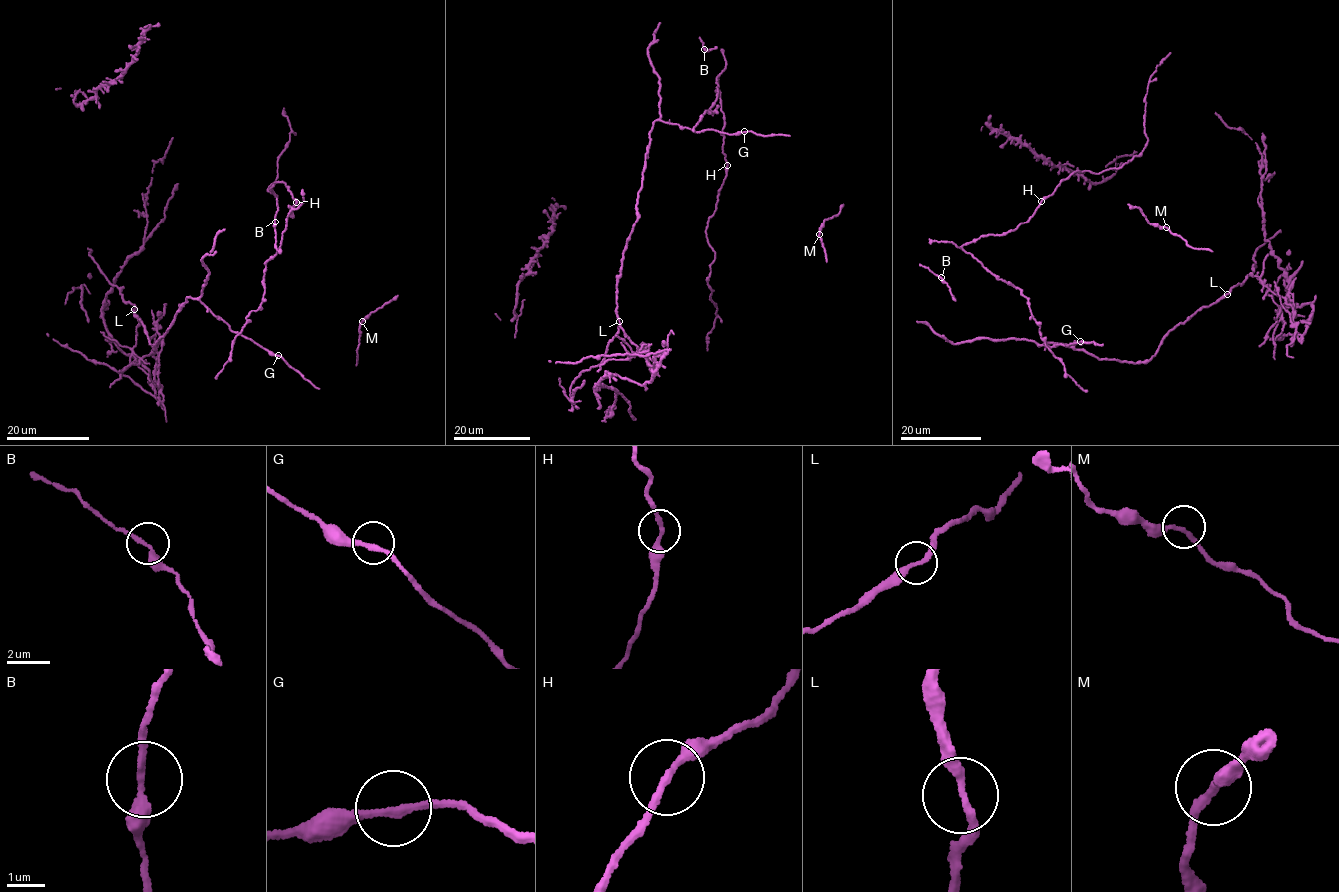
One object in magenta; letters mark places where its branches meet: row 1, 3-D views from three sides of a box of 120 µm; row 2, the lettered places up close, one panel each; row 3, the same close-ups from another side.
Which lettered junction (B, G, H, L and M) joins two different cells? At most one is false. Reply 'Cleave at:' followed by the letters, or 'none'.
Cleave at: L

